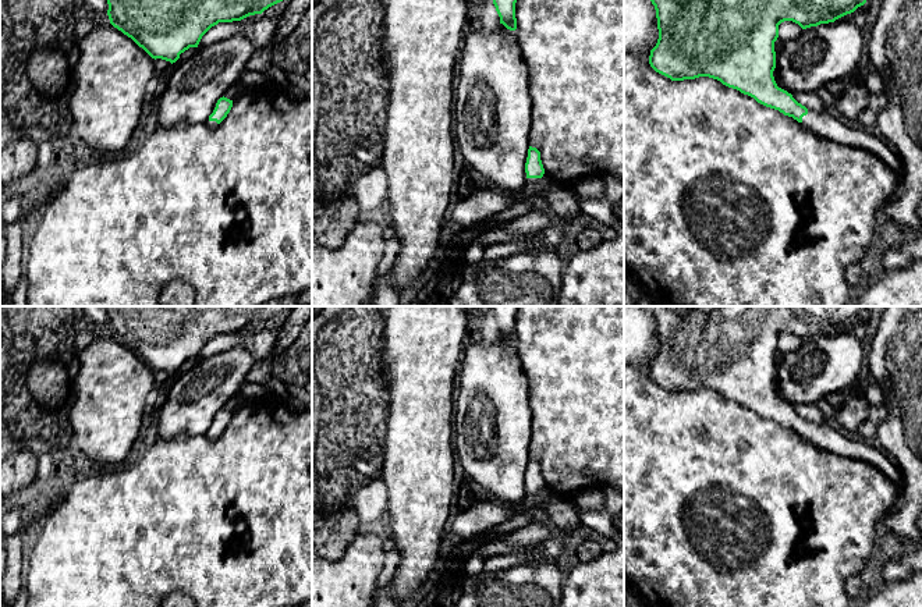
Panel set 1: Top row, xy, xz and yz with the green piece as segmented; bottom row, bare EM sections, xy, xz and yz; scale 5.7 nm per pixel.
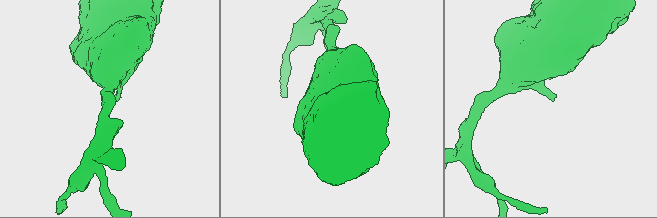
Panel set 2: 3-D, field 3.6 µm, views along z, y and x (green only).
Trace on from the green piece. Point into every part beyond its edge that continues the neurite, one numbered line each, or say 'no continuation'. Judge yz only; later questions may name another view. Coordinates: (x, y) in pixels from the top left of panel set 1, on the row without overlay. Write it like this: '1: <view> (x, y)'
1: yz (823, 436)

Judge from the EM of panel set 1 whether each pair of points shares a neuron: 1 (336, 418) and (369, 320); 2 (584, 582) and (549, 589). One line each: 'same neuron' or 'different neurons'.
1: same neuron
2: different neurons

